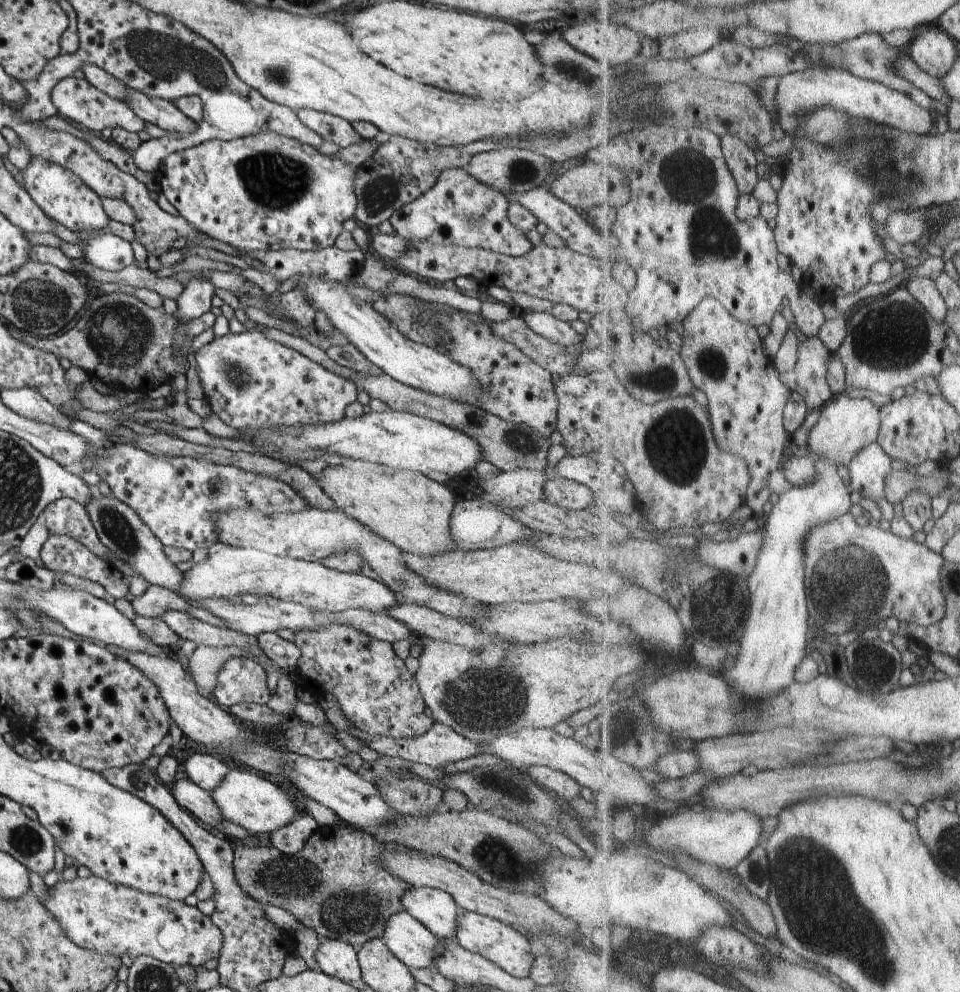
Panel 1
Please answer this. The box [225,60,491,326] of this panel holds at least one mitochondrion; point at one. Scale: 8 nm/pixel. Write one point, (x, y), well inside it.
(274, 180)

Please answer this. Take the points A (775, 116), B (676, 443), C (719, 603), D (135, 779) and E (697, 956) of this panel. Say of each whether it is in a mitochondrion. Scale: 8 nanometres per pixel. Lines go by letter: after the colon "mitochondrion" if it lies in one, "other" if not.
A: other
B: mitochondrion
C: mitochondrion
D: other
E: other

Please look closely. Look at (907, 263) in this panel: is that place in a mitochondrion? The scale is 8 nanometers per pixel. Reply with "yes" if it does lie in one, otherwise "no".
no

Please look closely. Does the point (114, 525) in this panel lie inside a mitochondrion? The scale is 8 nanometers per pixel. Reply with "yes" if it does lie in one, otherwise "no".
yes

